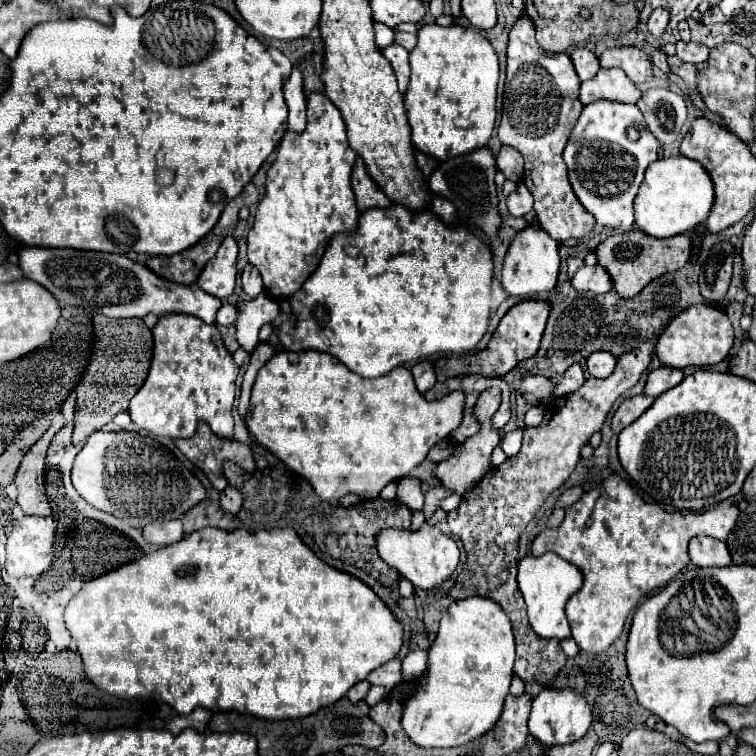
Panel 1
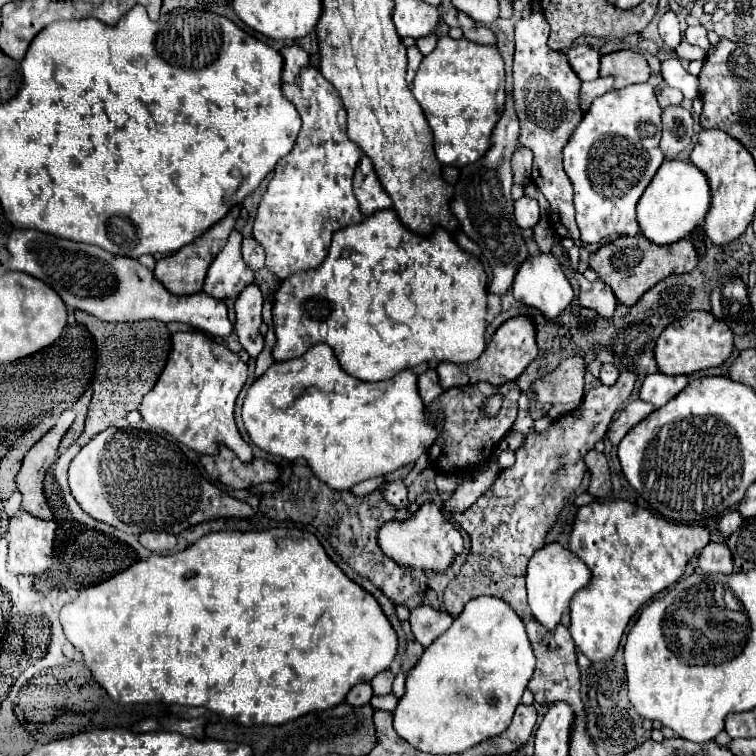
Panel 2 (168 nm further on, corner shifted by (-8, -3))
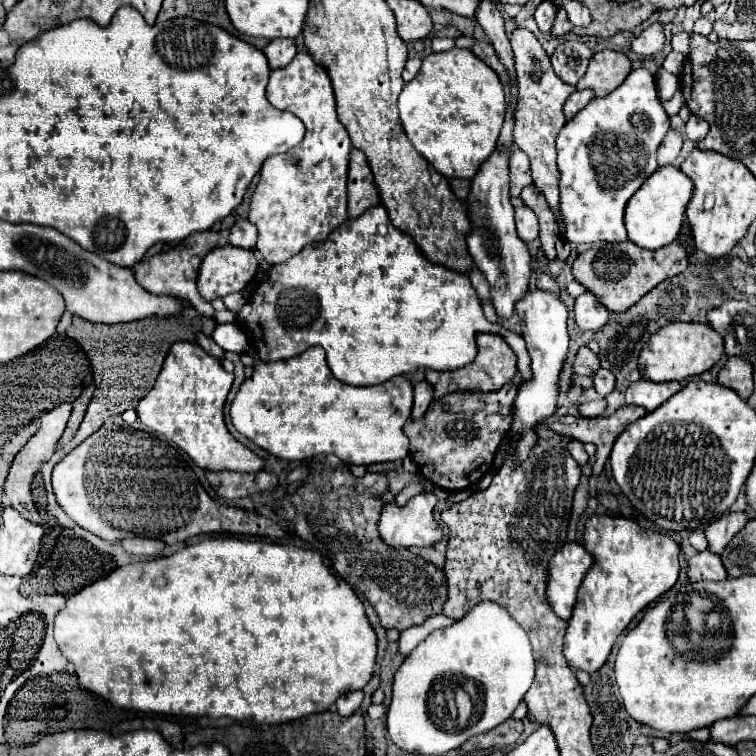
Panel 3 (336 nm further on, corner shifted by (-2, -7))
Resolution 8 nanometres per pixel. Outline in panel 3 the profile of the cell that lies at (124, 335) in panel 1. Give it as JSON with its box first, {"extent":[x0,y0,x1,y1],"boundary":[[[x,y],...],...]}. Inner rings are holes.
{"extent":[64,305,214,453],"boundary":[[[190,305],[184,307],[180,317],[166,317],[166,319],[148,317],[148,319],[140,319],[136,323],[118,323],[118,325],[90,323],[82,317],[74,317],[66,335],[76,339],[82,345],[82,349],[86,351],[86,355],[92,363],[96,391],[88,405],[84,421],[80,423],[78,433],[64,447],[64,451],[70,453],[86,437],[90,437],[94,431],[98,431],[108,417],[122,415],[126,409],[134,409],[138,405],[138,401],[152,389],[172,343],[182,341],[182,339],[188,339],[194,343],[196,333],[210,335],[212,329],[214,329],[214,319],[200,315]]]}

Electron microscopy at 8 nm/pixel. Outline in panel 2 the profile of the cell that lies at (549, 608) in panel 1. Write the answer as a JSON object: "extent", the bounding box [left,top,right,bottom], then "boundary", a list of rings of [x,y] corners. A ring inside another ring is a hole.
{"extent":[528,543,590,629],"boundary":[[[548,543],[546,547],[538,549],[530,563],[528,563],[528,603],[532,613],[536,613],[536,619],[546,627],[554,629],[556,625],[570,625],[570,599],[576,591],[586,587],[590,581],[590,569],[586,567],[580,557],[576,557],[570,549],[566,549],[560,543]]]}

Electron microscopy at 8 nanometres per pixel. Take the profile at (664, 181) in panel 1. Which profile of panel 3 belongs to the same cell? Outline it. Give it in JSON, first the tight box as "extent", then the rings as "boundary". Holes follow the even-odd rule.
{"extent":[624,167,694,249],"boundary":[[[658,167],[640,187],[640,191],[632,197],[632,201],[626,207],[624,223],[628,229],[628,239],[634,241],[638,247],[644,249],[660,249],[664,245],[670,245],[684,223],[686,205],[692,199],[694,185],[690,177],[686,177],[678,167]]]}

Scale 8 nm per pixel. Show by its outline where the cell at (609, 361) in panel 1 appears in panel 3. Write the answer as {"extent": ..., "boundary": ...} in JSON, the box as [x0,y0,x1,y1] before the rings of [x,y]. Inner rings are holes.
{"extent":[594,369,614,397],"boundary":[[[598,369],[594,375],[594,389],[598,391],[600,397],[606,397],[608,393],[614,391],[614,373],[606,369]]]}

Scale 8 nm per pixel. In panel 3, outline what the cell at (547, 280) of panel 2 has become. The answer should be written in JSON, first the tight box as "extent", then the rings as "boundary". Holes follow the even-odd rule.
{"extent":[512,287,568,459],"boundary":[[[536,287],[536,289],[528,289],[526,295],[516,301],[516,313],[522,319],[522,337],[526,341],[532,359],[532,373],[534,373],[534,379],[530,383],[520,385],[518,397],[514,401],[514,421],[512,421],[512,431],[522,433],[522,439],[516,449],[518,459],[526,459],[536,441],[534,425],[550,417],[556,407],[556,395],[558,395],[556,381],[568,353],[568,333],[566,333],[568,309],[556,293],[542,291]]]}

